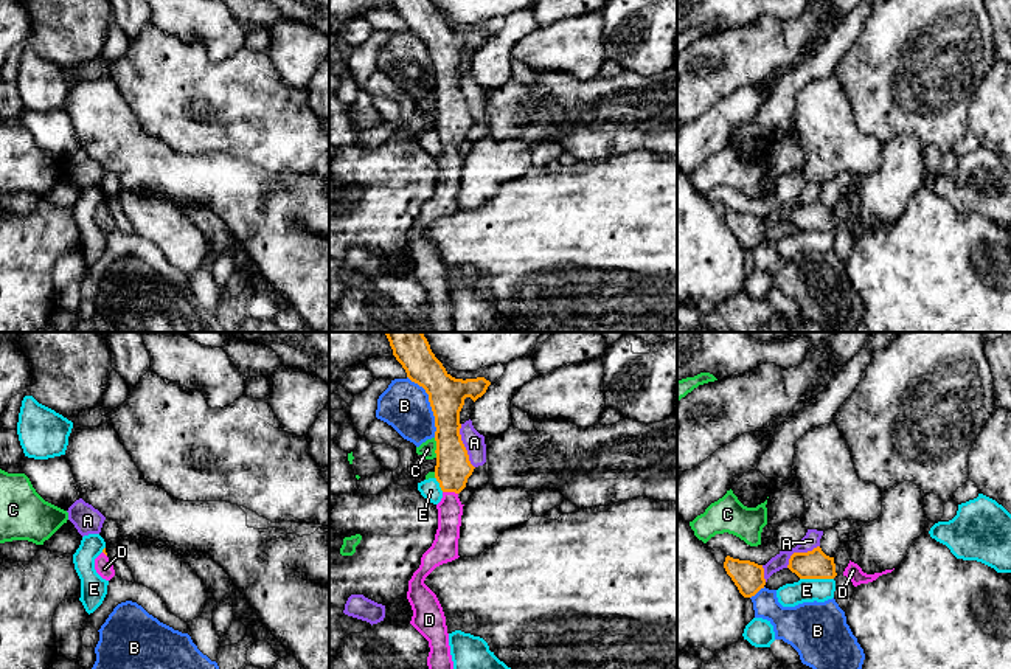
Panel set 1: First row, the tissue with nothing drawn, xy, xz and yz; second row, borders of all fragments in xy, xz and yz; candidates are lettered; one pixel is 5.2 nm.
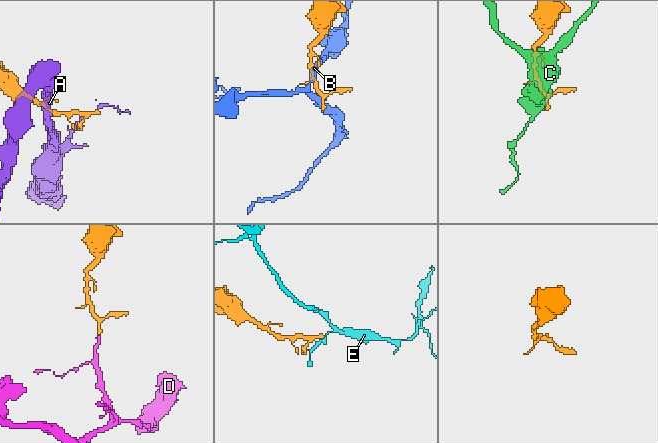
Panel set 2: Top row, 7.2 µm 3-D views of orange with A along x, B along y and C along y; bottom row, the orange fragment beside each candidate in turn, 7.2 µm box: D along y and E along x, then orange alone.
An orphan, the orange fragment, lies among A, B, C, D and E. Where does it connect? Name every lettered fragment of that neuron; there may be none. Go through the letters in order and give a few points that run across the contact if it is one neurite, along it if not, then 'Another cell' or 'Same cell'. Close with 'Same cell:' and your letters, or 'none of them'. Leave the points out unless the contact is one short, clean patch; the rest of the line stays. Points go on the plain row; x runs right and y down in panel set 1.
A: Another cell
B: Another cell
C: Another cell
D: Same cell
E: Line: yz (800, 230), (833, 232). Another cell
Same cell: D

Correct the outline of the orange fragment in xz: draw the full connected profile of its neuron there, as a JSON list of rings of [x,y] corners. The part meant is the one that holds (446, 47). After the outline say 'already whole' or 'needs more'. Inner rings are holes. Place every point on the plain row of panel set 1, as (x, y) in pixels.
[[[430,0],[391,2],[407,29],[429,47],[436,79],[435,130],[443,143],[443,151],[436,157],[435,192],[408,233],[407,251],[413,262],[410,276],[429,293],[427,318],[432,329],[455,332],[446,269],[436,247],[424,233],[436,219],[460,210],[458,191],[464,157],[458,146],[466,140],[467,130],[475,121],[461,93],[460,64],[466,50],[475,54],[486,45],[491,34],[485,29],[466,33],[452,29]]] | needs more

